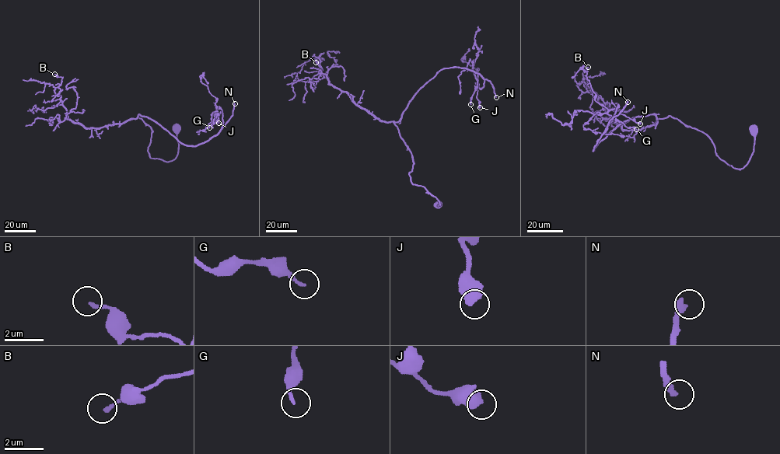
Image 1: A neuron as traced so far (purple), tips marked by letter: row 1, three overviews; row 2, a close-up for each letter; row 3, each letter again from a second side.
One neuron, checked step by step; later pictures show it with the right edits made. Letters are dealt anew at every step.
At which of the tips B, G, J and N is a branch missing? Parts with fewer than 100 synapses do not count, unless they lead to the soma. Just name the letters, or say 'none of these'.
N

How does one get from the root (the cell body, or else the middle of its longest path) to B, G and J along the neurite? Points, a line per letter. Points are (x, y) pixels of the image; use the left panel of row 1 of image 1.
B: (176, 127), (176, 157), (151, 158), (152, 129), (138, 116), (89, 128), (69, 120), (54, 74)
G: (176, 127), (166, 162), (150, 157), (152, 129), (132, 118), (197, 146), (220, 130), (220, 109), (209, 127)
J: (176, 127), (166, 162), (150, 157), (152, 129), (132, 118), (193, 146), (219, 130), (218, 108), (218, 123)

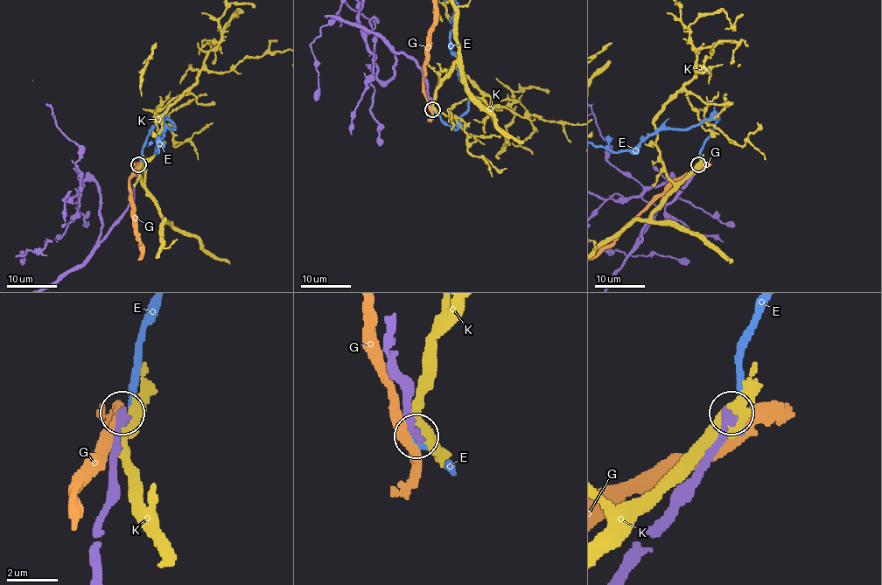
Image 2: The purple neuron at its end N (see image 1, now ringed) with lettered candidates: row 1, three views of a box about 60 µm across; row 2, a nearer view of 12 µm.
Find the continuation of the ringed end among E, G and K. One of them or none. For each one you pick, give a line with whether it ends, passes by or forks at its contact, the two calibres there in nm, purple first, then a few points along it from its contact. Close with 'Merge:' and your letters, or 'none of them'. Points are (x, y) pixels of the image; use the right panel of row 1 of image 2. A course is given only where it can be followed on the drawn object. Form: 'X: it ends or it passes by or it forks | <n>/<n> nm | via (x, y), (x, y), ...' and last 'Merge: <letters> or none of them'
Merge: none of them

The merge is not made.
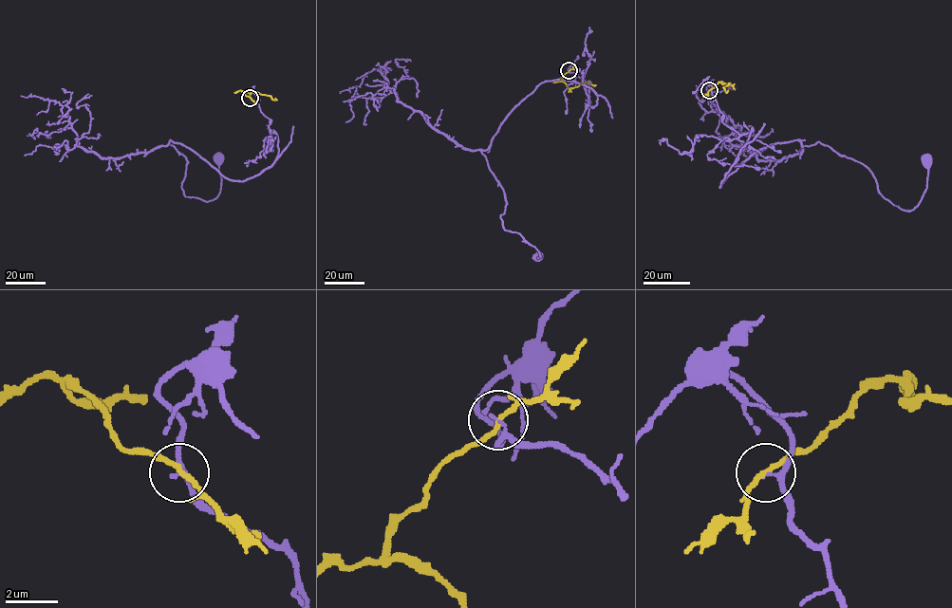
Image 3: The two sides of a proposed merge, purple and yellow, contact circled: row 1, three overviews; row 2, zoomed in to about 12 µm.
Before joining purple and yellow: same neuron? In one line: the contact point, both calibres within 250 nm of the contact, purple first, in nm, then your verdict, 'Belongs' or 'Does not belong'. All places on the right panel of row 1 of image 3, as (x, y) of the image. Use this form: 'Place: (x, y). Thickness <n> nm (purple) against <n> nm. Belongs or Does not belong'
Place: (709, 90). Thickness 160 nm (purple) against 170 nm. Does not belong

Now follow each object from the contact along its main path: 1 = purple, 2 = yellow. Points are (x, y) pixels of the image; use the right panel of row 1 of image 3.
1: (709, 90), (724, 123), (751, 131), (719, 187), (757, 151), (820, 141), (906, 211), (927, 159)
2: (709, 90), (719, 82), (729, 83), (723, 87), (727, 92)

